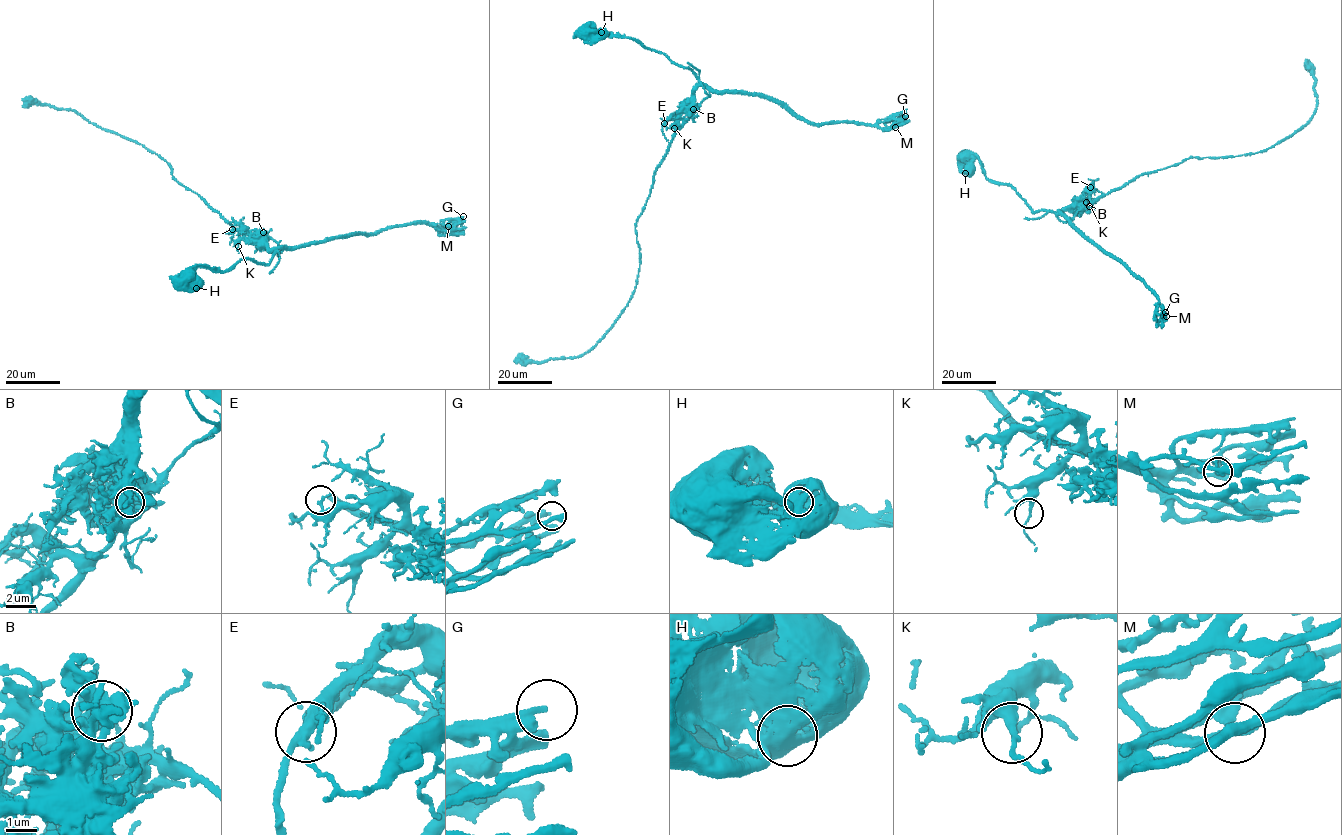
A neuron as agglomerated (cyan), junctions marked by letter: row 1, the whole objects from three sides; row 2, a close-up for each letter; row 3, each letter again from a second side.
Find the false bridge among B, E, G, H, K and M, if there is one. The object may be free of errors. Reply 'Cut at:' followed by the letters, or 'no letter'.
Cut at: B

